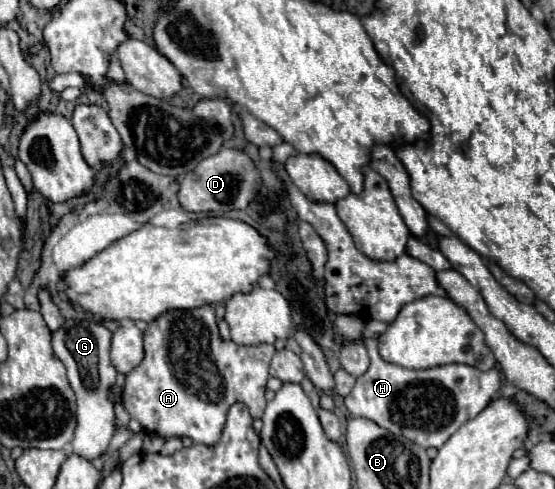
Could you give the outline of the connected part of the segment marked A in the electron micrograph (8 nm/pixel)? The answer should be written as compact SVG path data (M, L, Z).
M205 305L205 307L197 307L197 309L189 309L189 311L167 311L163 313L161 317L157 317L155 321L149 323L149 327L145 329L143 333L143 341L145 341L145 357L141 361L139 367L135 367L131 373L125 375L125 385L123 385L123 407L129 411L129 415L133 419L137 419L141 423L141 427L147 431L147 433L155 433L159 437L189 437L193 443L203 443L203 445L215 445L221 437L221 431L223 431L223 425L225 425L225 415L227 415L227 409L235 403L235 401L241 401L249 407L251 411L251 417L261 417L263 411L265 411L265 385L267 385L267 379L269 379L269 363L275 355L275 347L273 345L265 345L261 343L259 347L239 347L237 343L233 341L225 341L221 339L219 335L219 329L217 329L217 319L215 319L215 309L213 305Z

